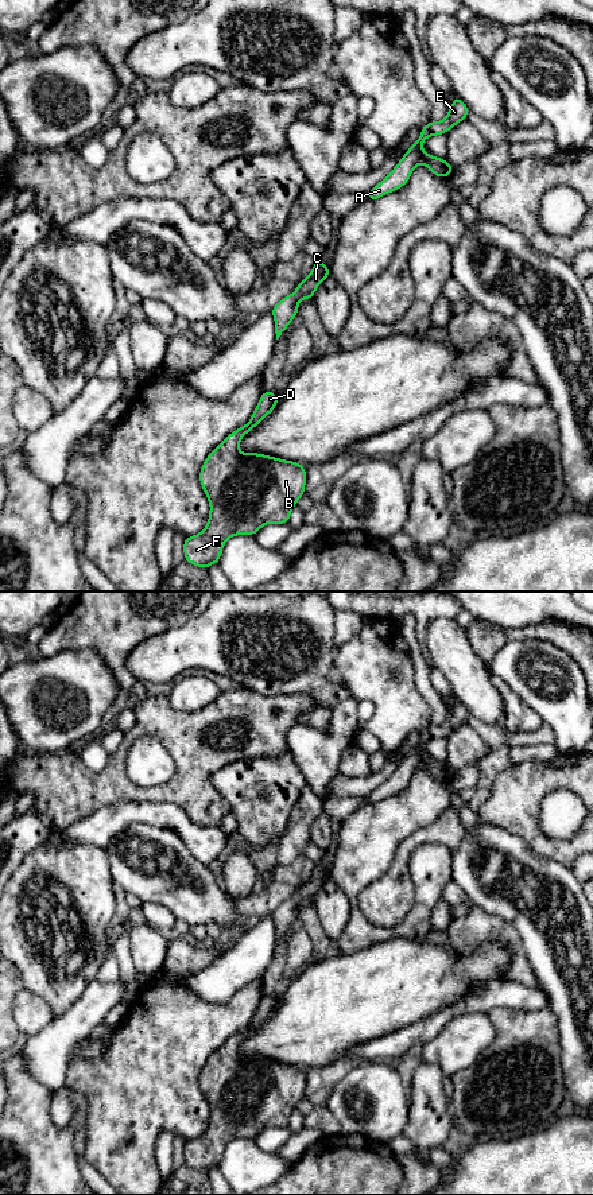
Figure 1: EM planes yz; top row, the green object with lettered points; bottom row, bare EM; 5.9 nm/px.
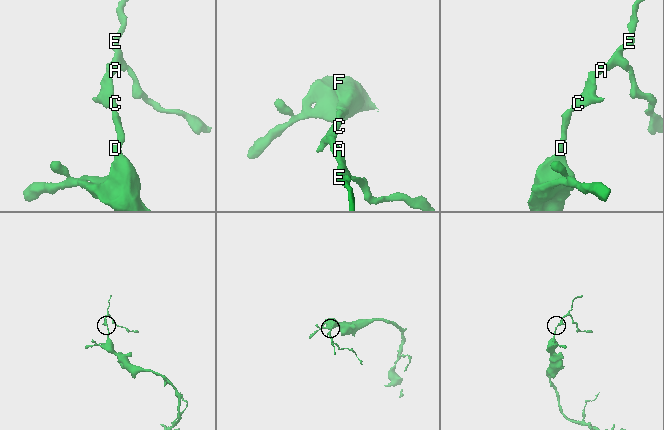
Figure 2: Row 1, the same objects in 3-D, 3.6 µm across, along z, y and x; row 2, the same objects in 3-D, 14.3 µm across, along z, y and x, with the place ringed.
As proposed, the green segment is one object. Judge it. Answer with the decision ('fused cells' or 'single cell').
single cell

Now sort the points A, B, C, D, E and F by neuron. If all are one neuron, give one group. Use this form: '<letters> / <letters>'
A B C D E F

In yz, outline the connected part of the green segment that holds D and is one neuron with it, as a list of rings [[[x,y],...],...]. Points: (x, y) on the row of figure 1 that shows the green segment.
[[[263,391],[249,422],[232,431],[204,461],[199,484],[210,505],[209,519],[199,534],[185,538],[185,562],[208,570],[209,566],[218,564],[222,547],[232,536],[255,536],[266,524],[288,524],[292,508],[305,494],[306,467],[294,461],[239,450],[243,437],[268,416],[278,401],[278,395]]]

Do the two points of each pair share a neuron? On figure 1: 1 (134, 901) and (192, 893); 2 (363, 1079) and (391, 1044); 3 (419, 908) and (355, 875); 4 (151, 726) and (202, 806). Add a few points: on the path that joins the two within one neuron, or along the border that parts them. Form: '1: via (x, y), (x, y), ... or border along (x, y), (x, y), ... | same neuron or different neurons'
1: border along (127, 892), (143, 901) | different neurons
2: border along (388, 1060), (369, 1060), (367, 1063) | different neurons
3: via (396, 931), (371, 932), (355, 916), (353, 901) | same neuron
4: via (173, 740), (193, 760), (193, 784) | same neuron

